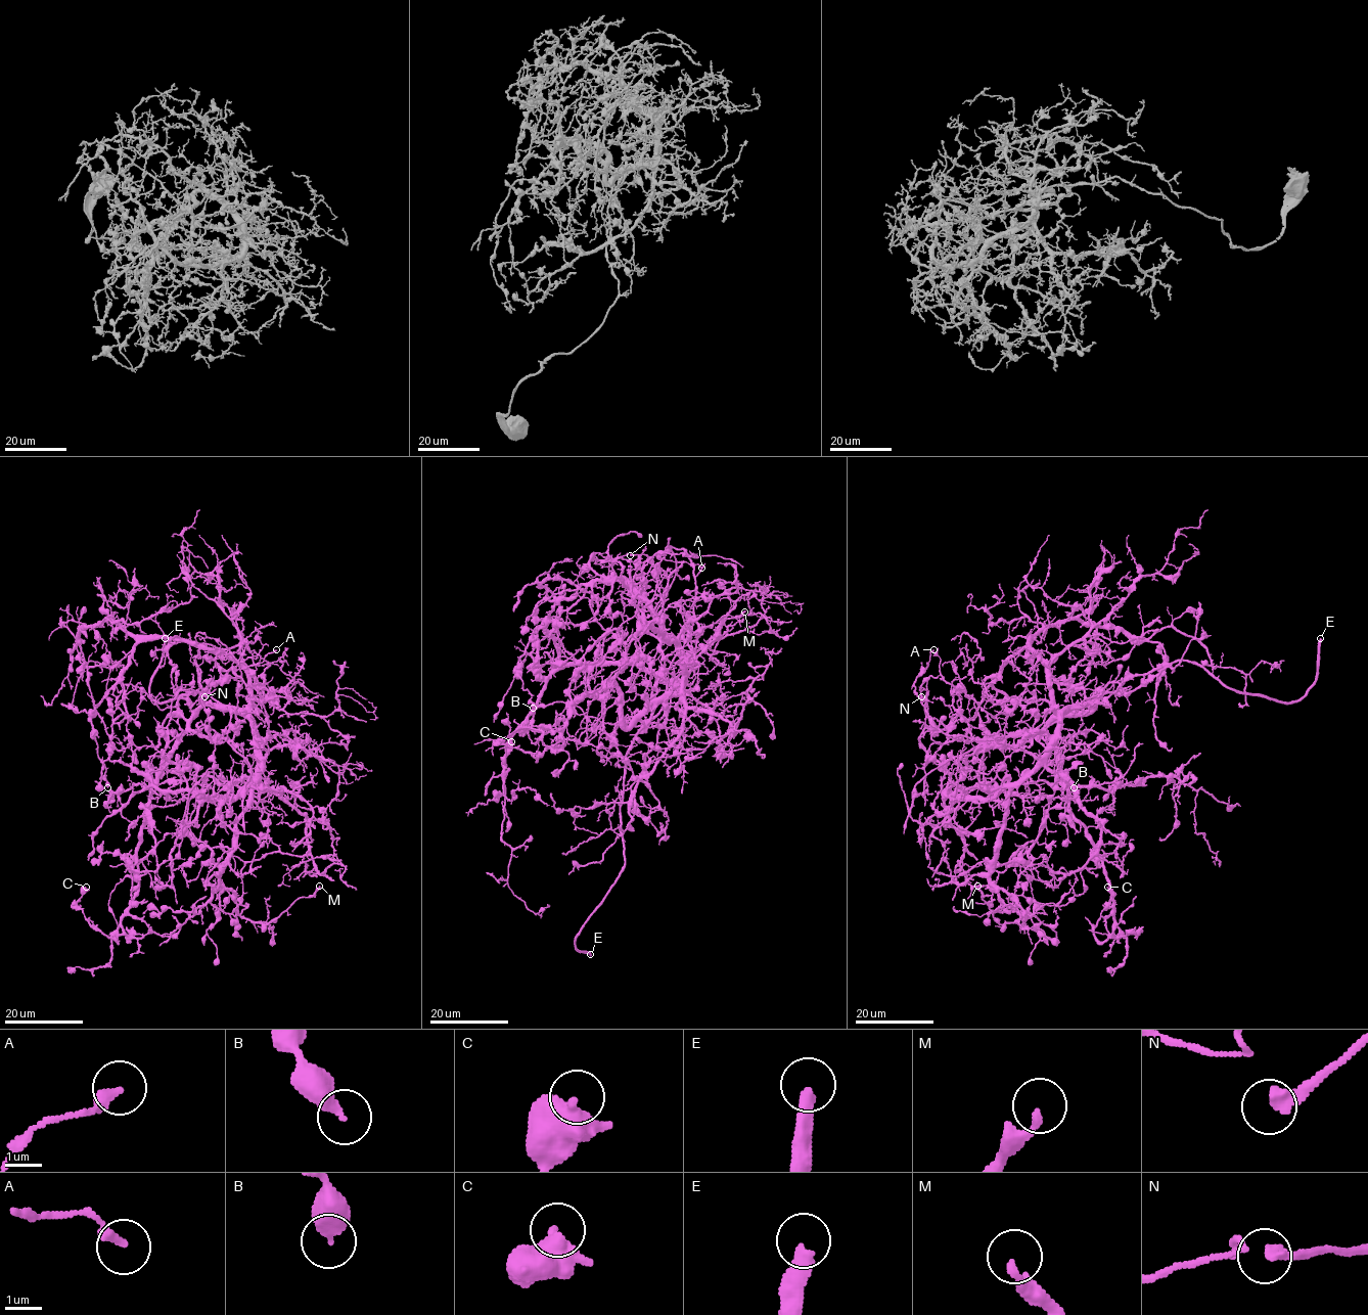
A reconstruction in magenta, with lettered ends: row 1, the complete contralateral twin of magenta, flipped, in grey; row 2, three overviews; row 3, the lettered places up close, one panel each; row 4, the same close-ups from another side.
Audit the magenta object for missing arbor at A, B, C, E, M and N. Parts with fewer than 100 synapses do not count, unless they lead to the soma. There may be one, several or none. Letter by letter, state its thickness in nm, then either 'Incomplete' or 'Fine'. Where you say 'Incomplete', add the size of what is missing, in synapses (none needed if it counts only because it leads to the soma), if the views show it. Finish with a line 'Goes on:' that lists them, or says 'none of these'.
A: Thickness 280 nm. Fine
B: Thickness 460 nm. Fine
C: Thickness 440 nm. Fine
E: Thickness 400 nm. Incomplete
M: Thickness 200 nm. Fine
N: Thickness 240 nm. Fine
Goes on: E

